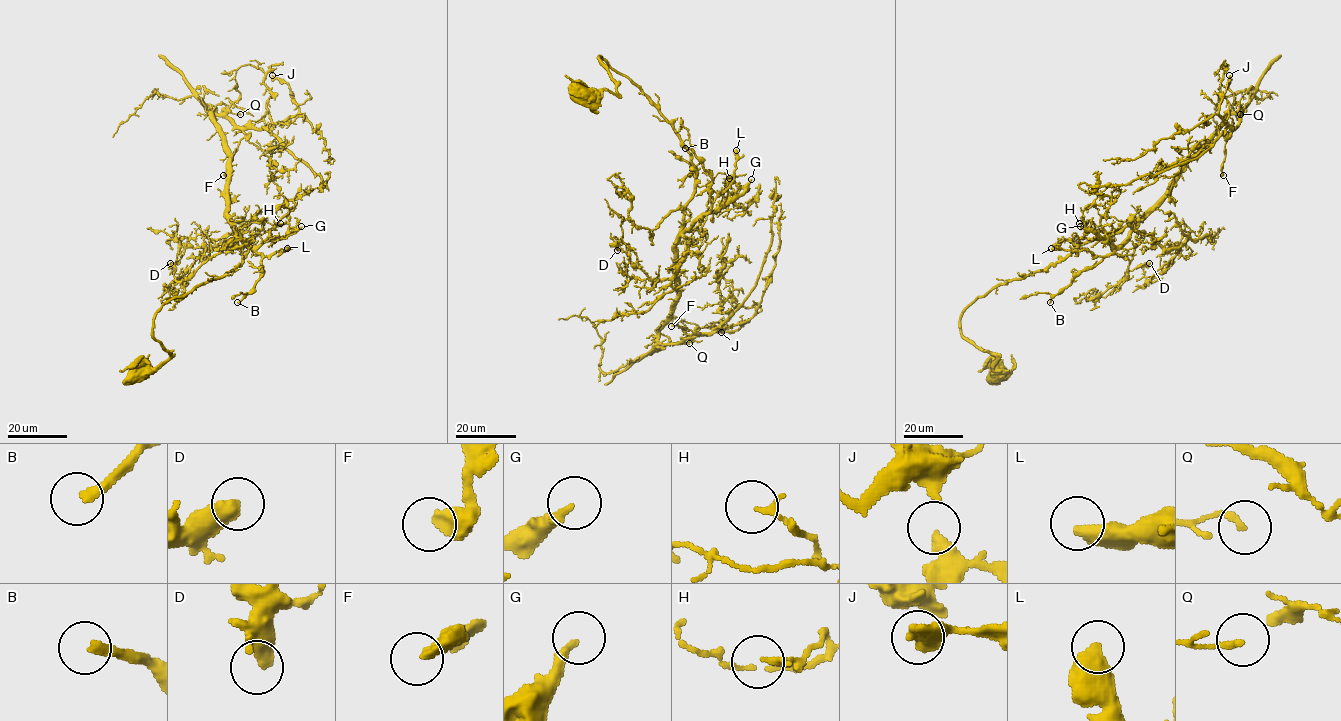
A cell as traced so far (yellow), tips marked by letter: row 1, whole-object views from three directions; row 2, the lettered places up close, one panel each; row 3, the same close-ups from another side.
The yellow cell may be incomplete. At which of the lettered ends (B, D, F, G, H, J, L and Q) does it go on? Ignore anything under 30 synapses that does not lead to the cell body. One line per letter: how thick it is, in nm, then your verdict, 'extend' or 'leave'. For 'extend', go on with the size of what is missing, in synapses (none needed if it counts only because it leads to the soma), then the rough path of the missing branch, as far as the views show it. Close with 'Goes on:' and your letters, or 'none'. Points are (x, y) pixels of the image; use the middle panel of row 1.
B: calibre 280 nm; extend; 80 synapses; course (685, 148), (596, 122), (565, 125), (555, 116), (555, 110)
D: calibre 500 nm; leave
F: calibre 420 nm; leave
G: calibre 240 nm; extend; 400 synapses; course (751, 179), (763, 162), (768, 162), (761, 163), (756, 156), (755, 118), (765, 96), (750, 57)
H: calibre 160 nm; leave
J: calibre 280 nm; leave
L: calibre 500 nm; extend; 45 synapses; course (736, 150), (744, 97), (726, 72), (727, 44)
Q: calibre 150 nm; leave
Goes on: B, G, L

